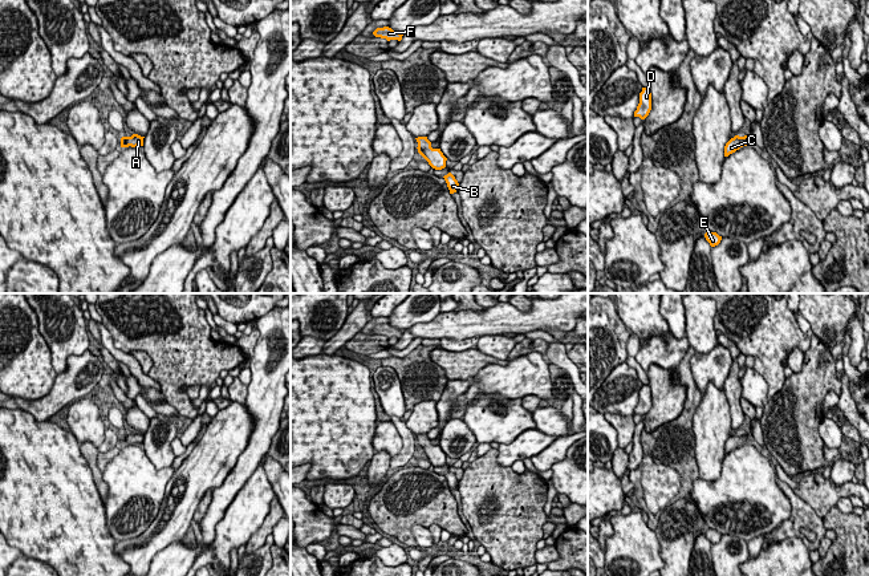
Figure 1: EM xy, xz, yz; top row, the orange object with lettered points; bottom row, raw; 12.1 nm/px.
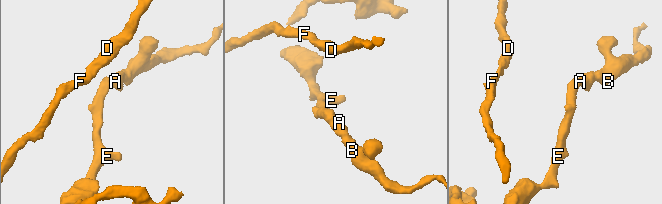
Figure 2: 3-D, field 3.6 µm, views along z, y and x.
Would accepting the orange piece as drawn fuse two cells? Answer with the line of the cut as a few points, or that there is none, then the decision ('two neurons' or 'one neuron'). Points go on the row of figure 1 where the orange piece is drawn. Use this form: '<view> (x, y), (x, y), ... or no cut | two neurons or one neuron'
no cut | one neuron

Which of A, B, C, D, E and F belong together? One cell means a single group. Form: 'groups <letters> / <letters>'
groups A B C D E F

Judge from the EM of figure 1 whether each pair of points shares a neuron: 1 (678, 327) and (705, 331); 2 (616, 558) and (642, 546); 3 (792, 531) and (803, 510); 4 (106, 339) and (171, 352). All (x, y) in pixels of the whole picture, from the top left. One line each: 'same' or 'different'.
1: different
2: same
3: same
4: different

